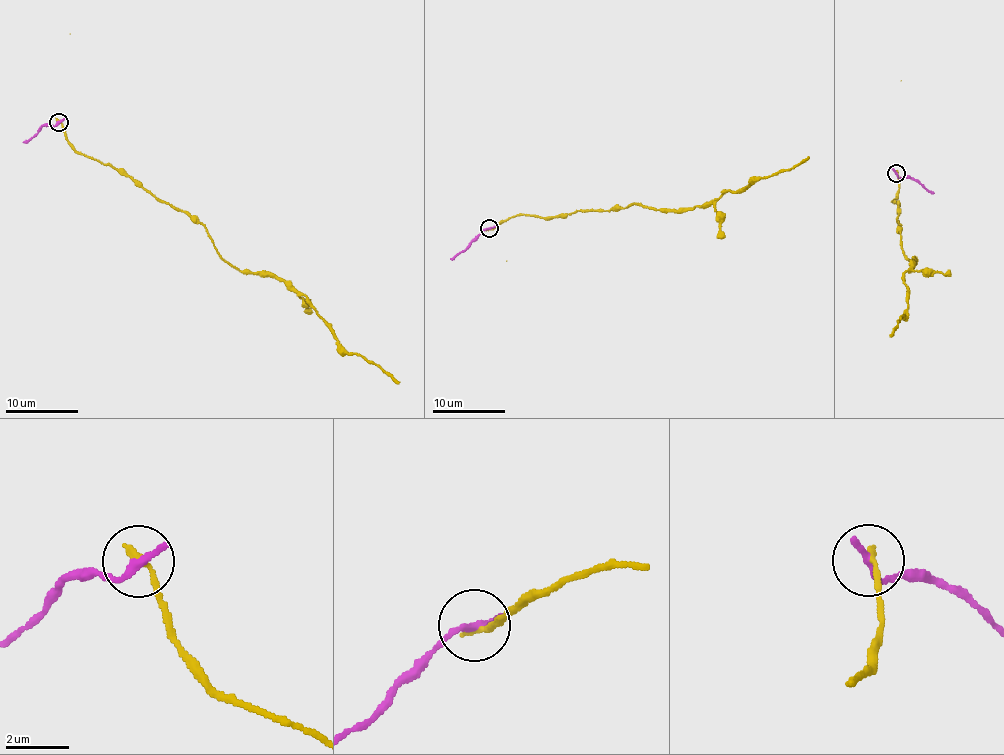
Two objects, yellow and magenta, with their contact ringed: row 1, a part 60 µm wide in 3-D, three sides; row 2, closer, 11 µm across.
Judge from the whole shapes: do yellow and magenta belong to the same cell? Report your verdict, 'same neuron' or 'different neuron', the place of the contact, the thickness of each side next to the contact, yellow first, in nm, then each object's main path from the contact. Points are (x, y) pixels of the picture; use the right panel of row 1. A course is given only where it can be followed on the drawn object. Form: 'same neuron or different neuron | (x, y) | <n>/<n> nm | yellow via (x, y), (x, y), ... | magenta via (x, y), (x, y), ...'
different neuron | (896, 173) | 240/280 nm | yellow via (896, 173), (902, 253), (915, 263), (913, 256), (905, 273), (908, 312), (889, 336) | magenta via (896, 173), (899, 178), (910, 177), (934, 194)

